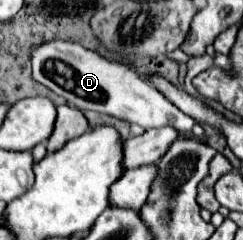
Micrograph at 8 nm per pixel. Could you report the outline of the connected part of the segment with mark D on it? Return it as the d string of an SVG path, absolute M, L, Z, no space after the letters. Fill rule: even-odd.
M52 40L48 44L36 46L36 50L32 50L32 72L34 80L50 88L54 94L62 96L70 106L76 106L78 110L104 112L128 120L130 124L140 124L145 130L176 126L180 134L188 134L194 126L194 118L188 118L188 114L176 110L176 106L172 106L172 102L168 102L168 98L164 98L160 90L156 90L150 82L140 80L134 70L110 62L76 42Z

